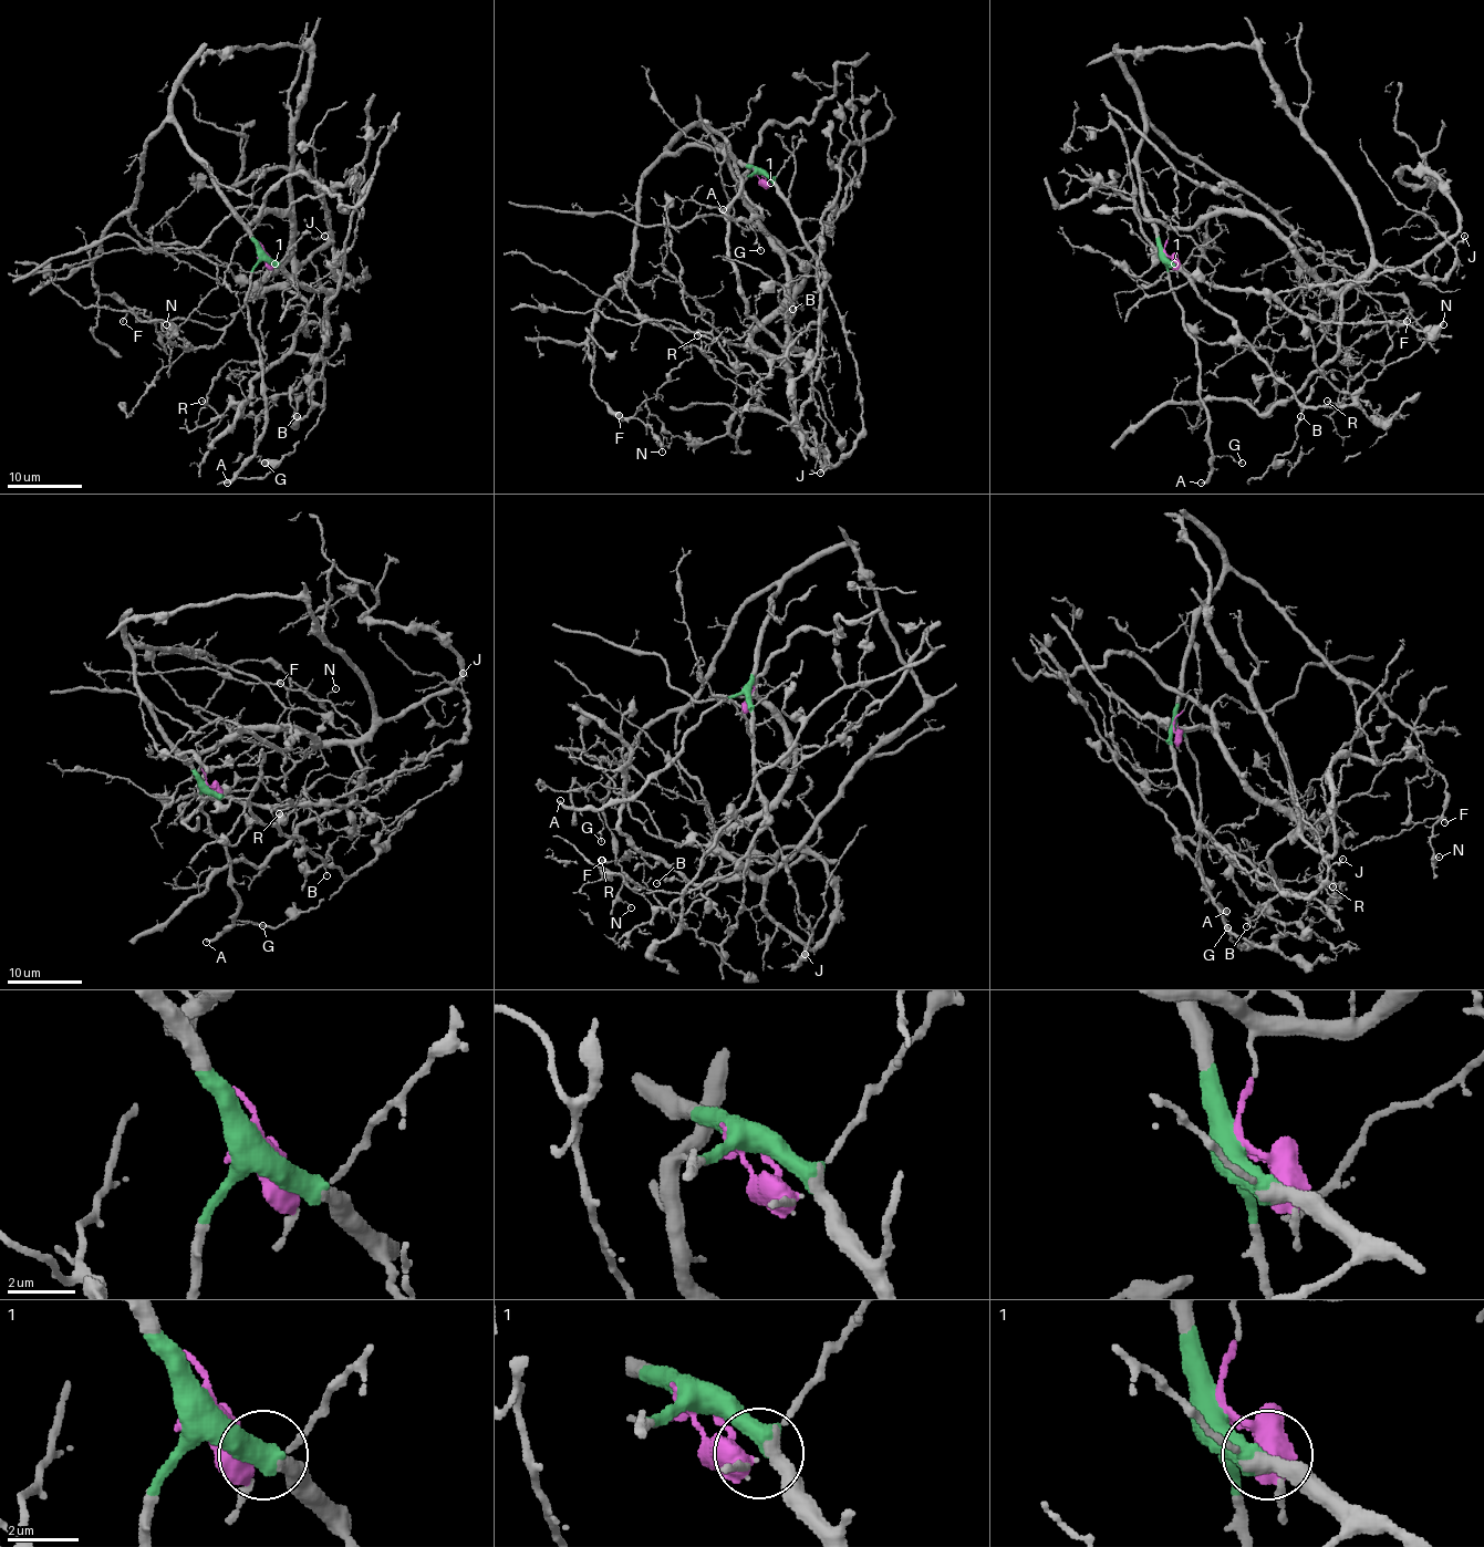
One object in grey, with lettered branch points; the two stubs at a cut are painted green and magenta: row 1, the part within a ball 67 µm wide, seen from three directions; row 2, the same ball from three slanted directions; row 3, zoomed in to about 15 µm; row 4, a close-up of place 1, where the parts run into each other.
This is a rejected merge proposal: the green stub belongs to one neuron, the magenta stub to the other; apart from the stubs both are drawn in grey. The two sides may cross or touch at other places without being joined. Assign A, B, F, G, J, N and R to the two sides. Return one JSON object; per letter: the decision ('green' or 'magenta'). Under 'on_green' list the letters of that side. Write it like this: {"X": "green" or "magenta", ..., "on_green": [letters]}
{"A": "green", "B": "green", "F": "green", "G": "green", "J": "green", "N": "green", "R": "green", "on_green": ["A", "B", "F", "G", "J", "N", "R"]}

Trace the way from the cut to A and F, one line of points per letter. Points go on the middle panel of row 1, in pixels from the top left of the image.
A: (757, 173), (748, 177), (743, 188), (761, 216), (733, 220), (722, 209)
F: (757, 173), (726, 153), (684, 147), (641, 185), (633, 269), (595, 309), (588, 341), (592, 387), (619, 416)

